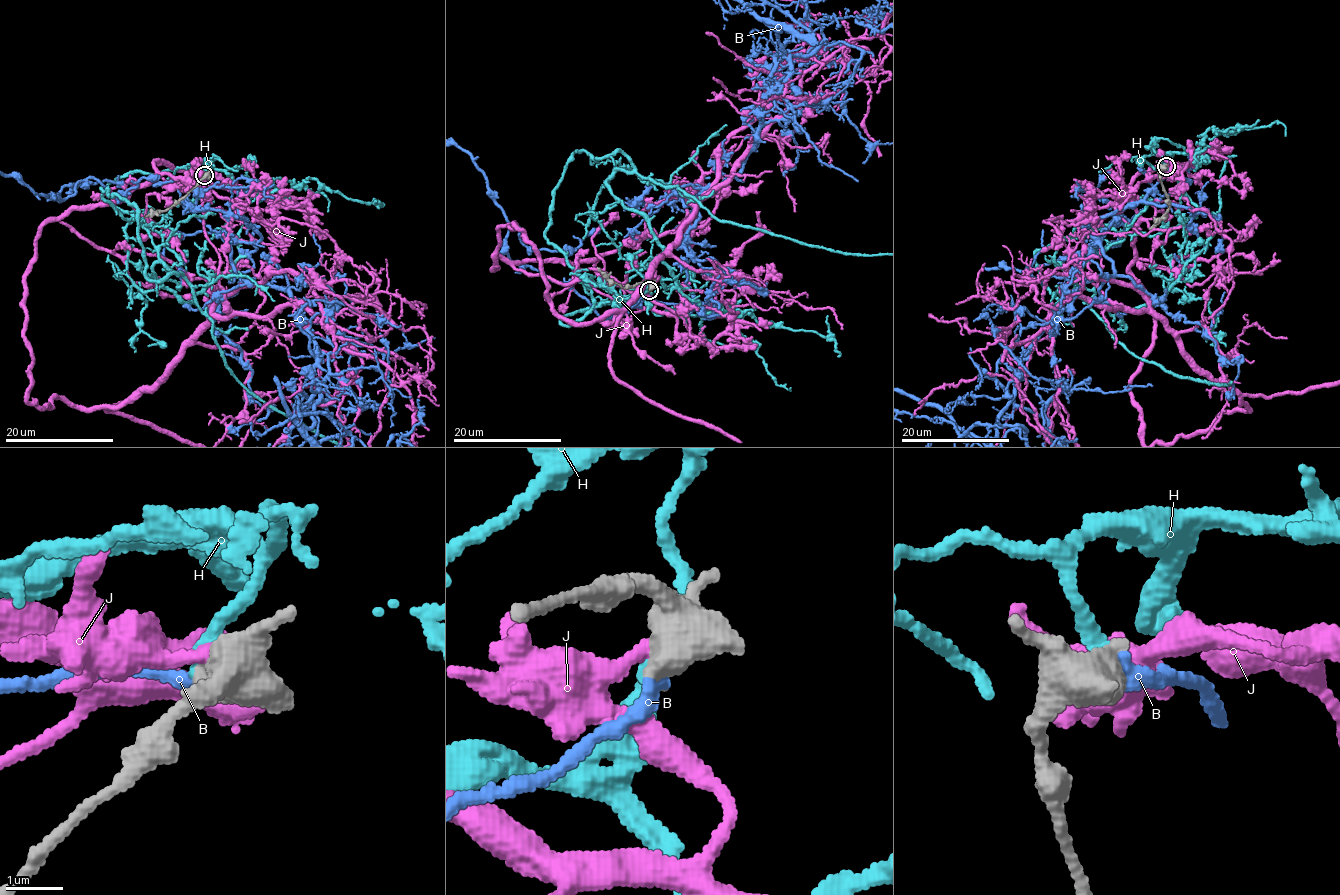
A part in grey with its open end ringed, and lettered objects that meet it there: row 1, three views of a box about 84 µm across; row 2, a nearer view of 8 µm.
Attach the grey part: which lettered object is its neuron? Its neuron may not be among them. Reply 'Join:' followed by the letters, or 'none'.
Join: B

